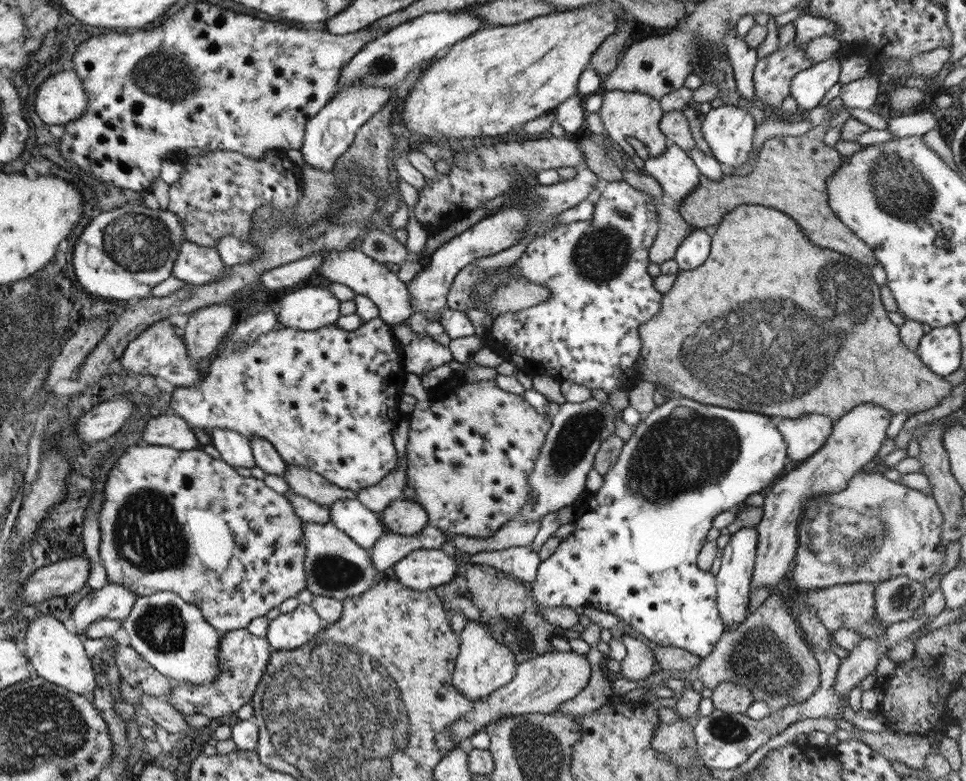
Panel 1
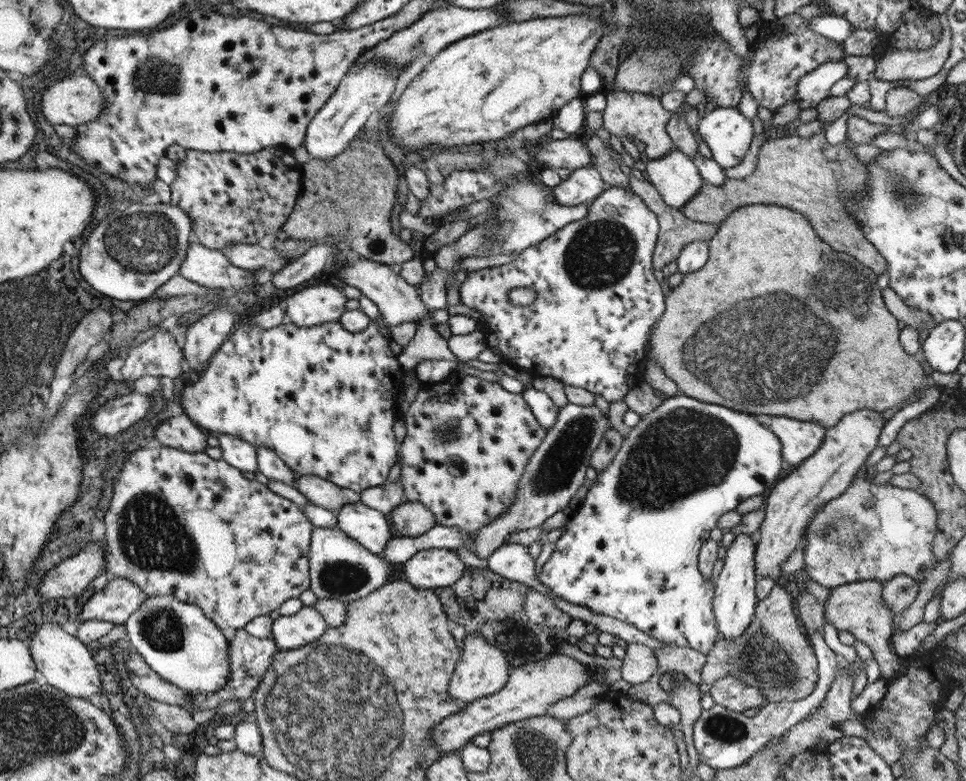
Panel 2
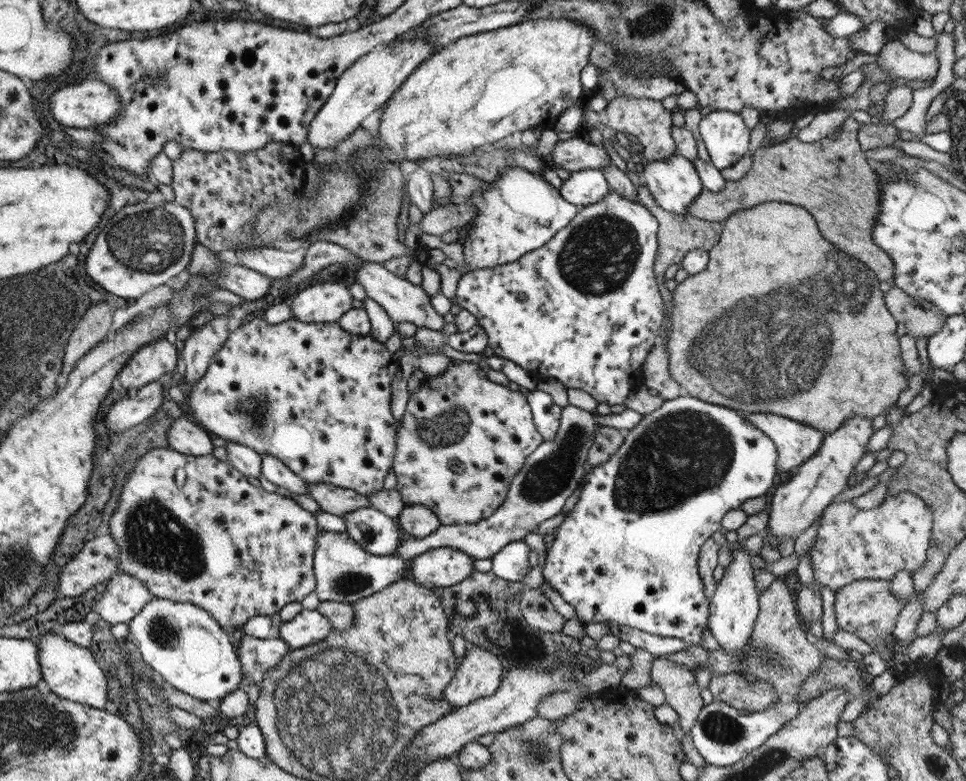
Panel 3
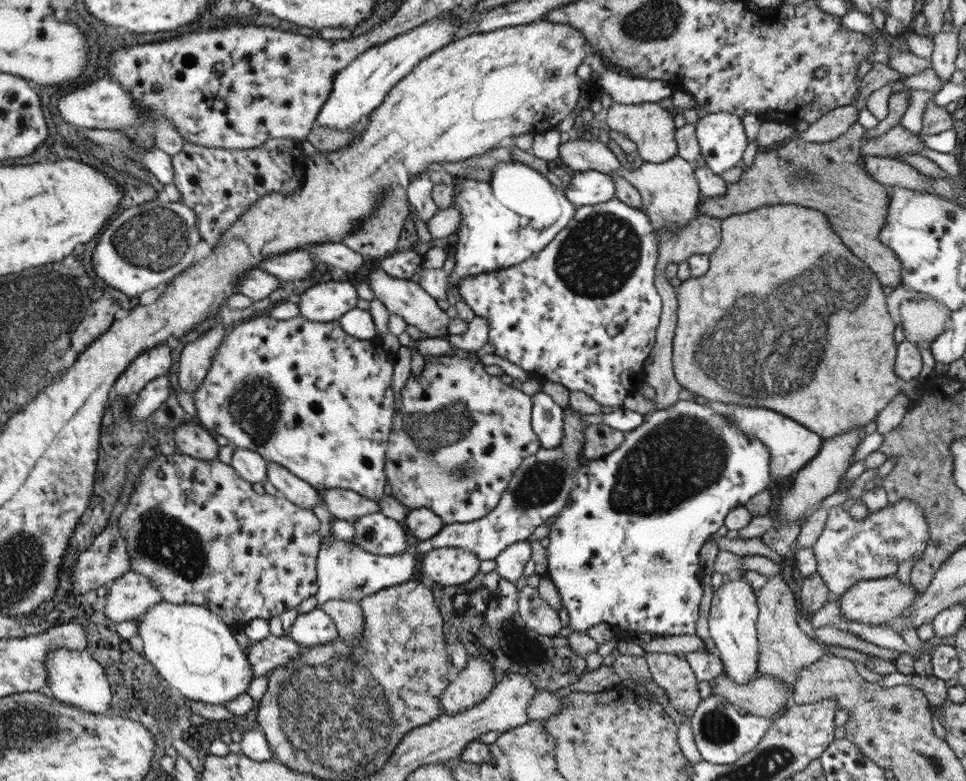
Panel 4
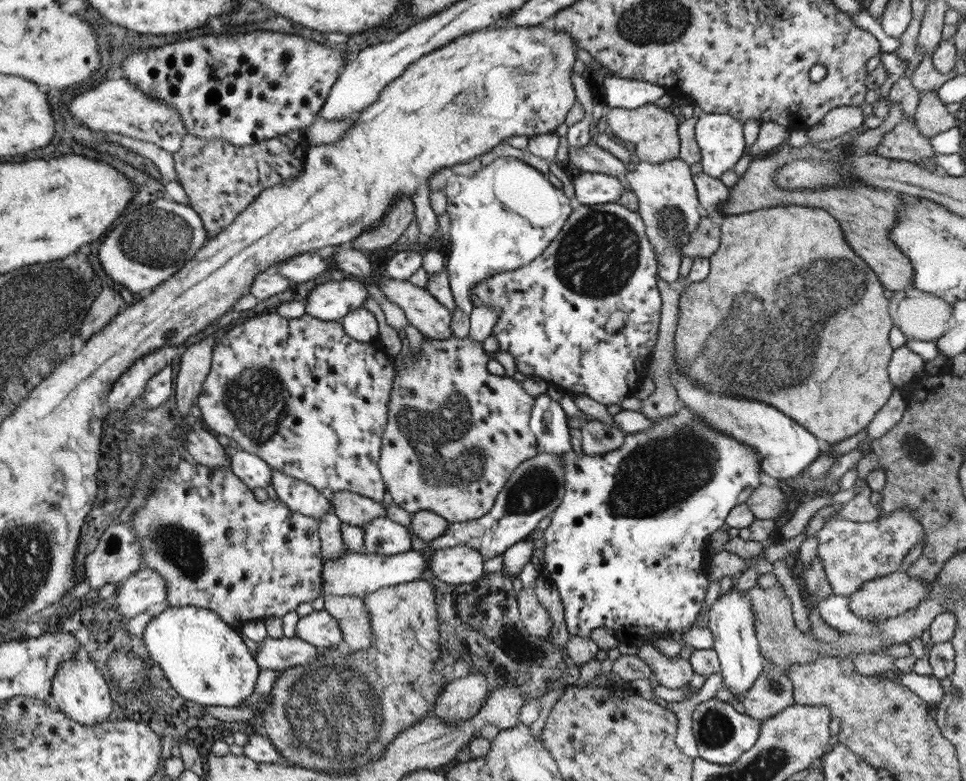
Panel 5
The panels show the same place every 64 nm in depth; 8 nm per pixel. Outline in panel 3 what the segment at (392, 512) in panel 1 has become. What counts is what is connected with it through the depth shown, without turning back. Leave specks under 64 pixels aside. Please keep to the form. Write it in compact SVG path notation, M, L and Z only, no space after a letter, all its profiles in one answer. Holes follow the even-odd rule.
M405 506L395 518L399 530L409 534L411 538L425 538L433 534L437 526L441 526L439 518L425 506Z

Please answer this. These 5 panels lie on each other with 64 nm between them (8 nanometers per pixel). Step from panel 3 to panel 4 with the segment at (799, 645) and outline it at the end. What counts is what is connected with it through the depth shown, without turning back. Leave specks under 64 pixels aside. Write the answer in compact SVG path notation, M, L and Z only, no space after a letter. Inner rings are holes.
M781 574L769 576L767 584L763 588L755 590L755 598L757 598L757 606L759 606L759 616L757 616L757 624L755 624L757 644L759 644L757 646L757 674L759 676L773 676L781 684L789 686L791 692L793 692L797 672L801 672L803 668L817 662L823 656L825 650L829 650L837 658L845 658L849 662L859 662L861 666L867 664L867 658L871 658L871 656L867 656L863 652L857 652L853 648L841 648L841 646L825 648L825 644L815 644L813 640L809 640L797 628L795 598L793 598L793 592L789 590L789 586L781 580Z

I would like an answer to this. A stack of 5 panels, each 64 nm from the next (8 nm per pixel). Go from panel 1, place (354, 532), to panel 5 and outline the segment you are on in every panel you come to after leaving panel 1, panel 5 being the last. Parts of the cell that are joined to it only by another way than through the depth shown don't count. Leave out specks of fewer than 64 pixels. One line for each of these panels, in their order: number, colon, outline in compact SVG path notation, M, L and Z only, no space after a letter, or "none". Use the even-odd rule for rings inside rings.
2: M361 502L341 506L335 512L335 518L339 530L343 530L351 540L375 556L379 556L387 540L393 538L391 522L387 516Z
3: M359 508L343 518L347 536L371 556L391 556L399 546L399 526L375 508Z
4: M381 512L365 514L351 522L355 528L353 544L373 556L393 556L405 552L407 530Z
5: M379 516L369 520L363 528L363 550L375 556L397 556L411 552L411 532L389 520L387 516Z

